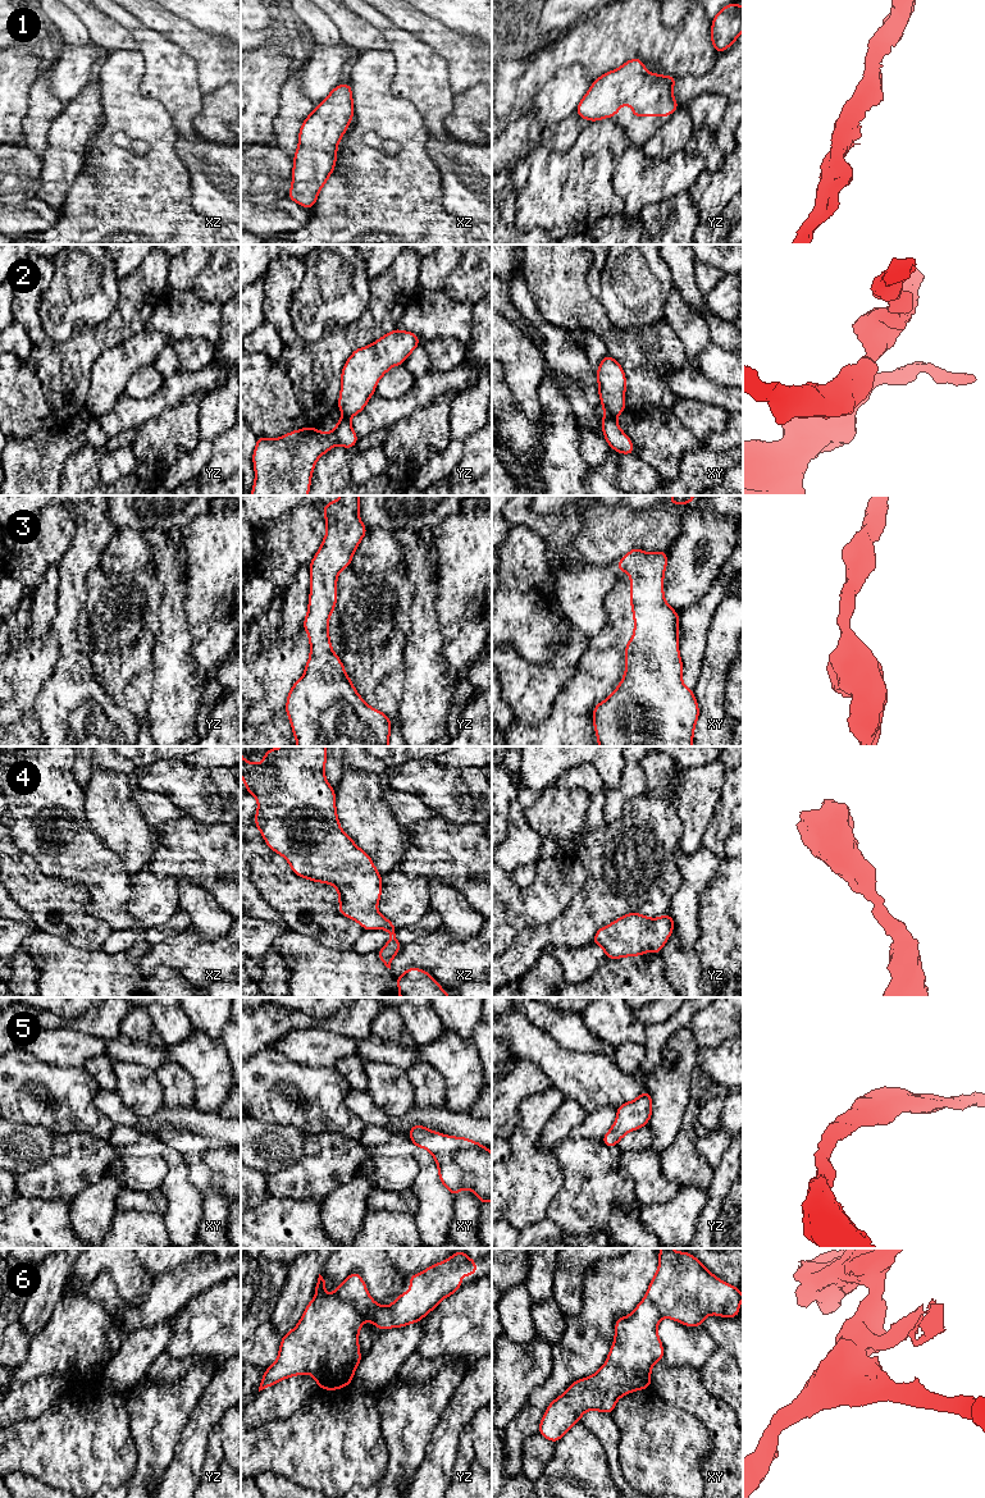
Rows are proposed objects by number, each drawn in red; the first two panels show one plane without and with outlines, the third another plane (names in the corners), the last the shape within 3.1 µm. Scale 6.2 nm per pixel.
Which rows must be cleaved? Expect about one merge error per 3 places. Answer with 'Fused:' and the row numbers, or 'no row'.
Fused: 2, 6

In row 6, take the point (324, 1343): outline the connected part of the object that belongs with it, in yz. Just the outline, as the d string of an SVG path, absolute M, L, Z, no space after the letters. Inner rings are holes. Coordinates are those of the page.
M316 1294L296 1328L282 1337L279 1355L264 1371L259 1392L306 1373L325 1390L350 1385L362 1360L359 1349L362 1324L351 1302Z

